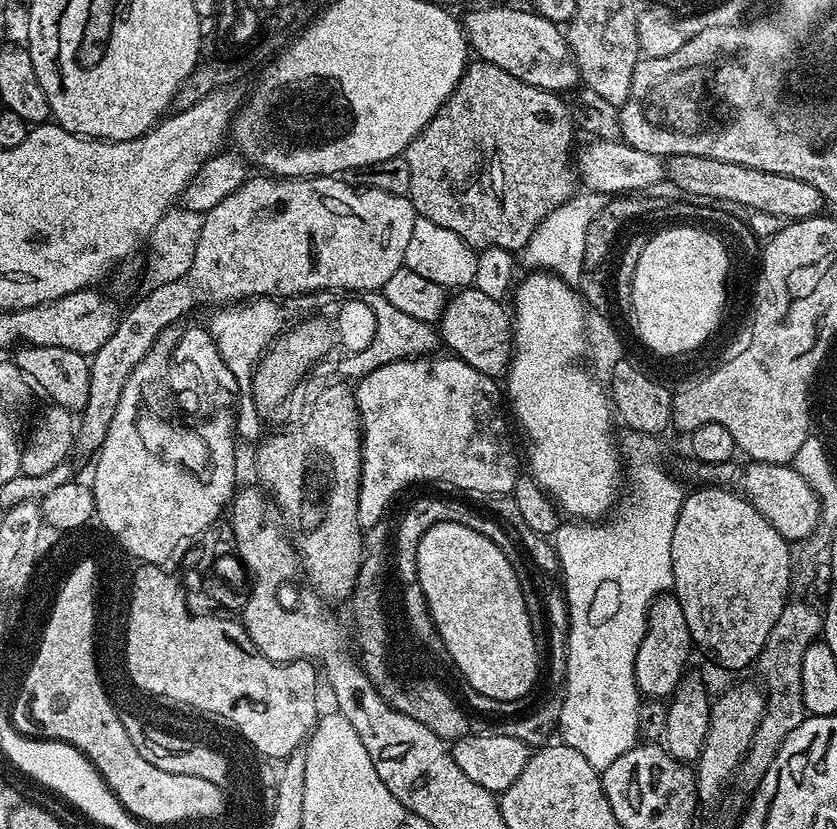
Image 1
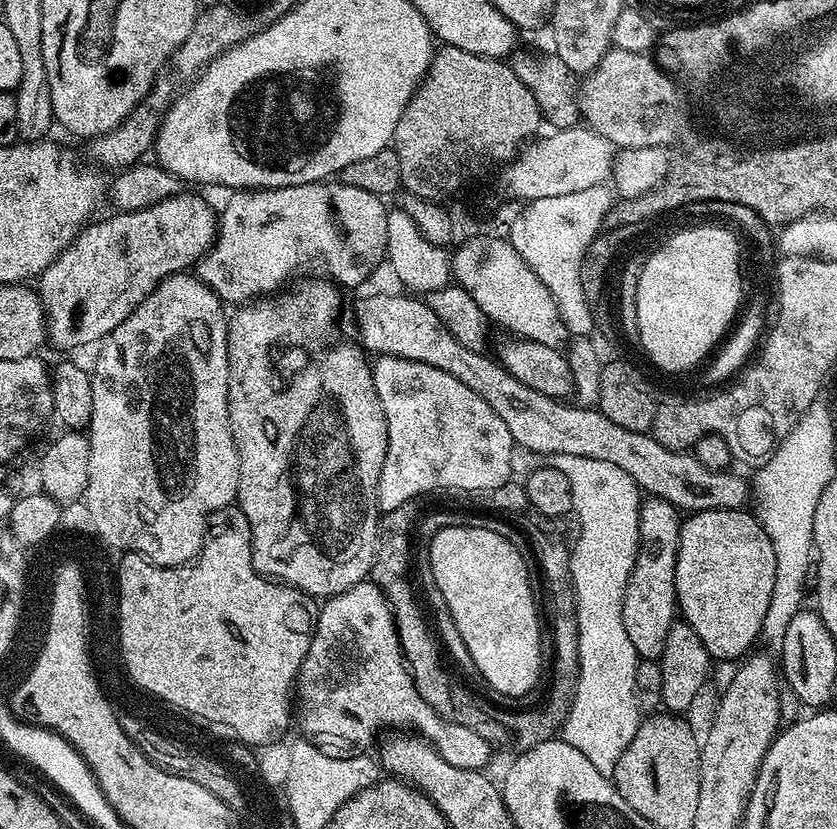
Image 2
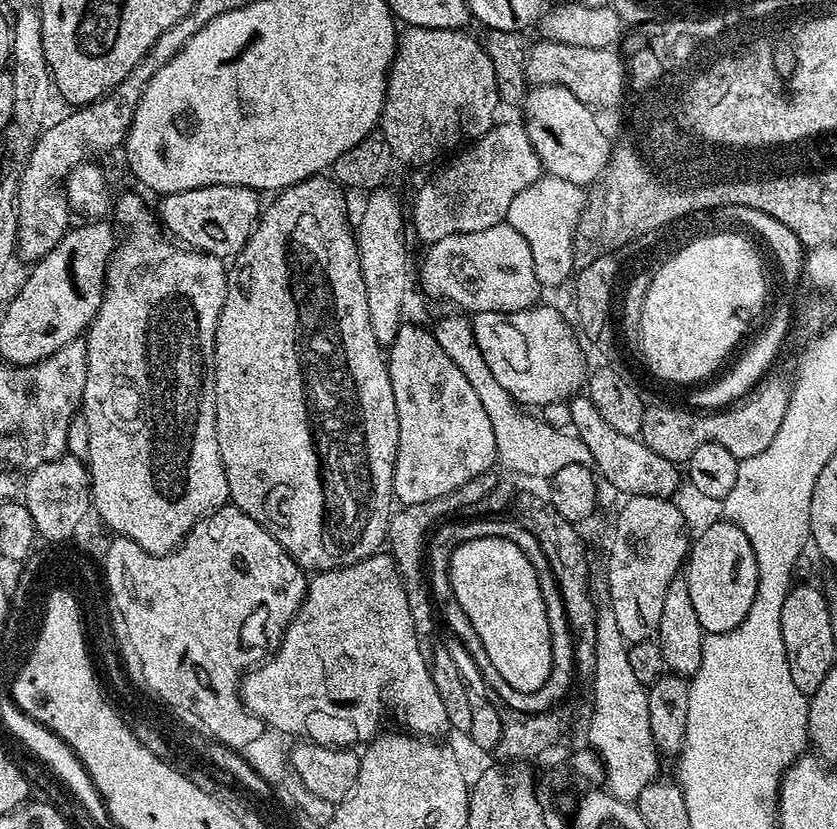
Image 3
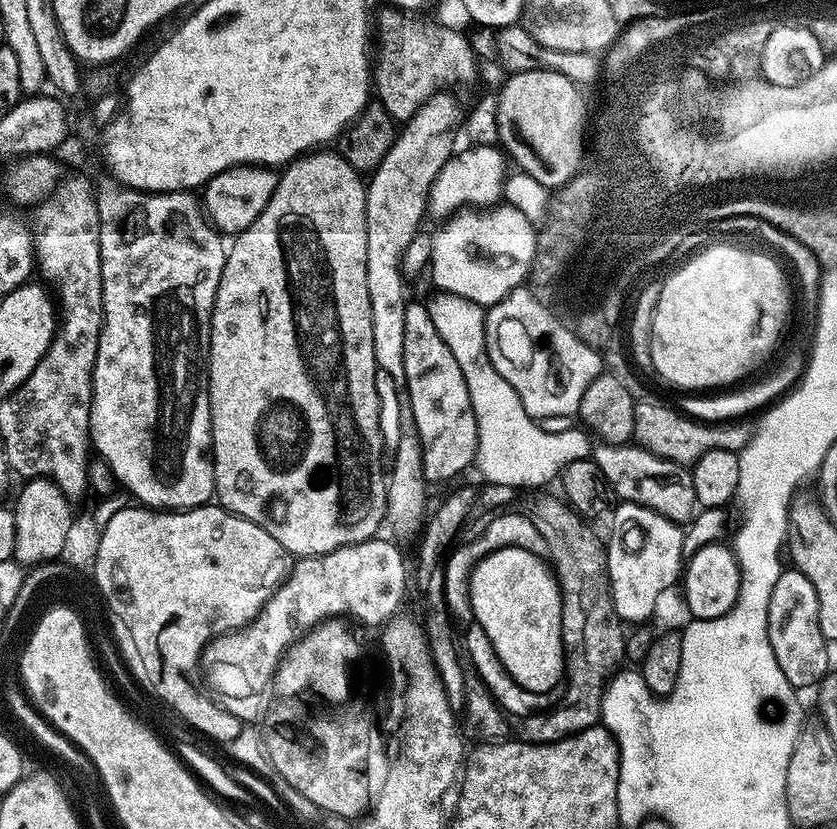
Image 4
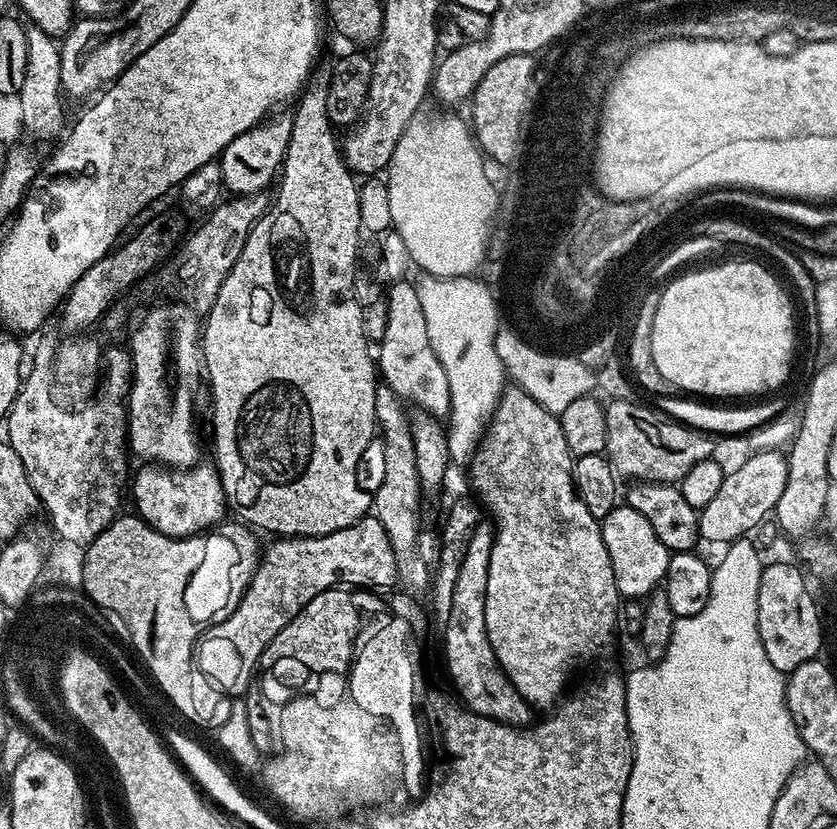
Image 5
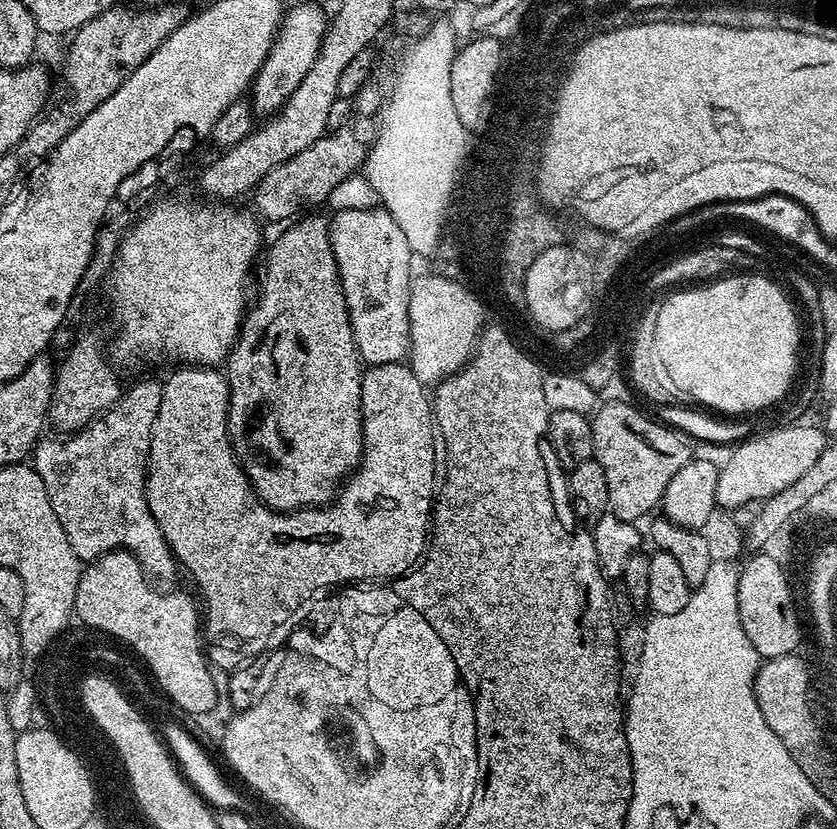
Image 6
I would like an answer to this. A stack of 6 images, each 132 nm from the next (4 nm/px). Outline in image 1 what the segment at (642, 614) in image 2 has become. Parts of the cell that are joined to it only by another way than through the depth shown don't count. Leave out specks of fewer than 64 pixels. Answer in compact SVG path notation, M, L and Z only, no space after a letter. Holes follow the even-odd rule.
M675 595L657 596L648 608L648 626L634 648L632 673L636 679L637 689L648 698L671 697L680 680L686 675L684 667L687 666L692 652L694 653L692 635L686 626L682 606L676 601Z

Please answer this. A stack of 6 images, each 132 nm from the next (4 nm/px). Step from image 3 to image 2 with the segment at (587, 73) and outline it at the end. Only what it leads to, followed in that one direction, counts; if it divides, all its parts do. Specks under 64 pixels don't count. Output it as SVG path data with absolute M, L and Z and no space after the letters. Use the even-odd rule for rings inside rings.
M614 46L603 56L595 70L581 81L578 91L580 114L589 128L603 136L615 149L669 147L678 142L678 132L690 123L689 101L679 85L675 84L675 79L660 69L651 55Z

